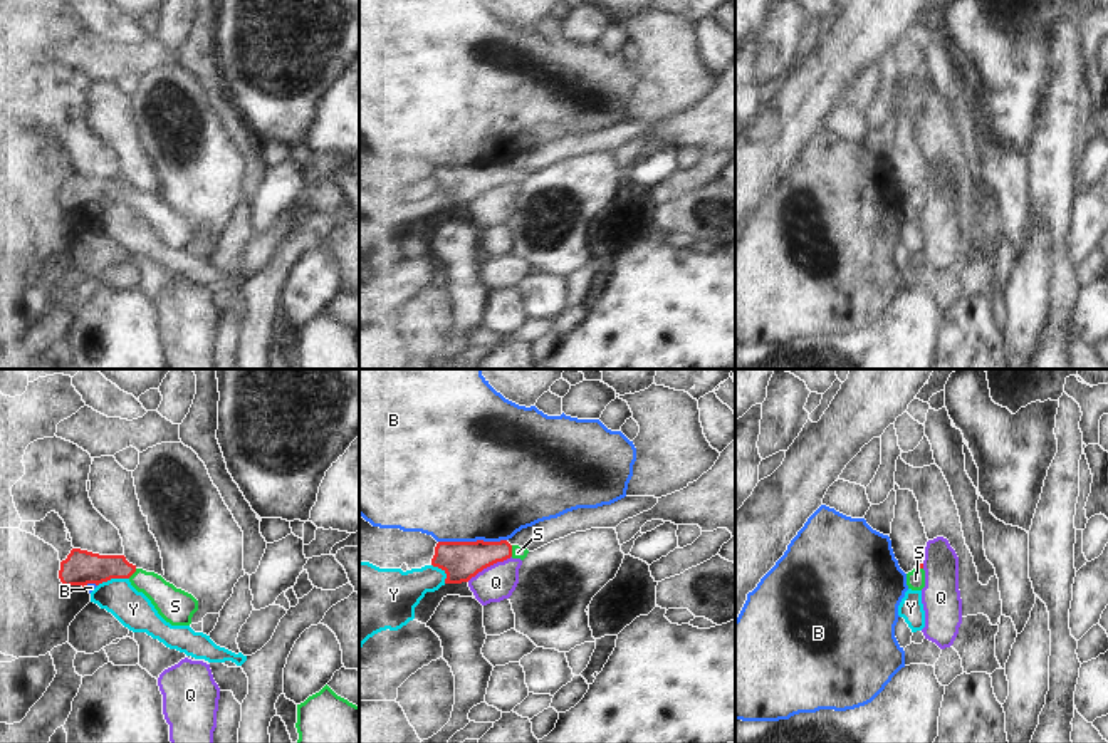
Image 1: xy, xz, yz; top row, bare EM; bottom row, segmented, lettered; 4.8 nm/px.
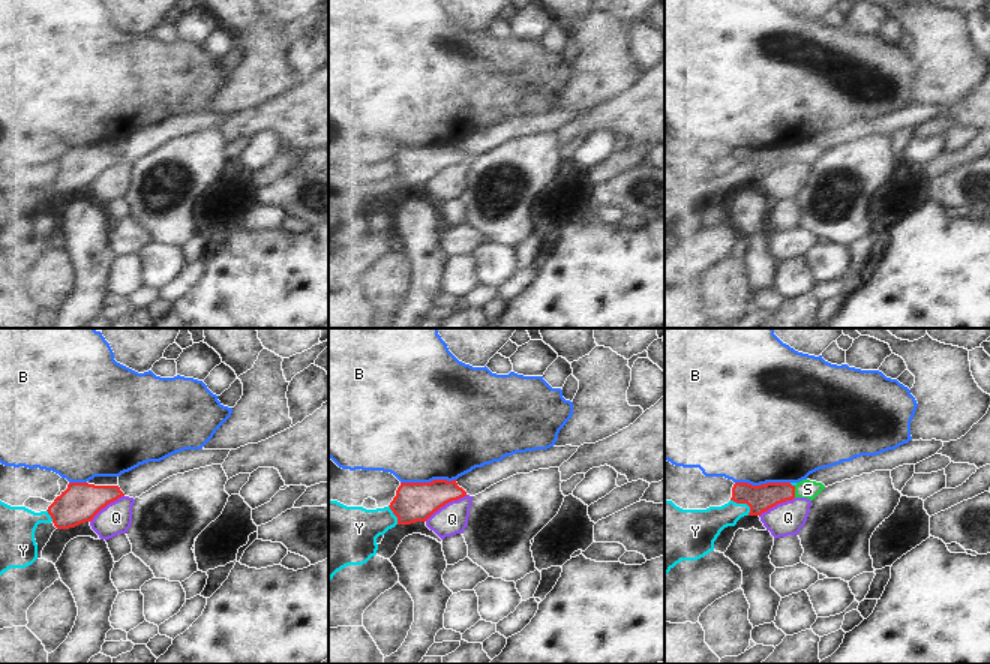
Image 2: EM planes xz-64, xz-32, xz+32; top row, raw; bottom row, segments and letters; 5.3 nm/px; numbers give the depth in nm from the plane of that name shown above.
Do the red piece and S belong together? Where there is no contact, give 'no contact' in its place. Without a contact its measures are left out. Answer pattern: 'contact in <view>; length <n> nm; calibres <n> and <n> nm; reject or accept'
contact in xz; length 60 nm; calibres 190 and 60 nm; accept

